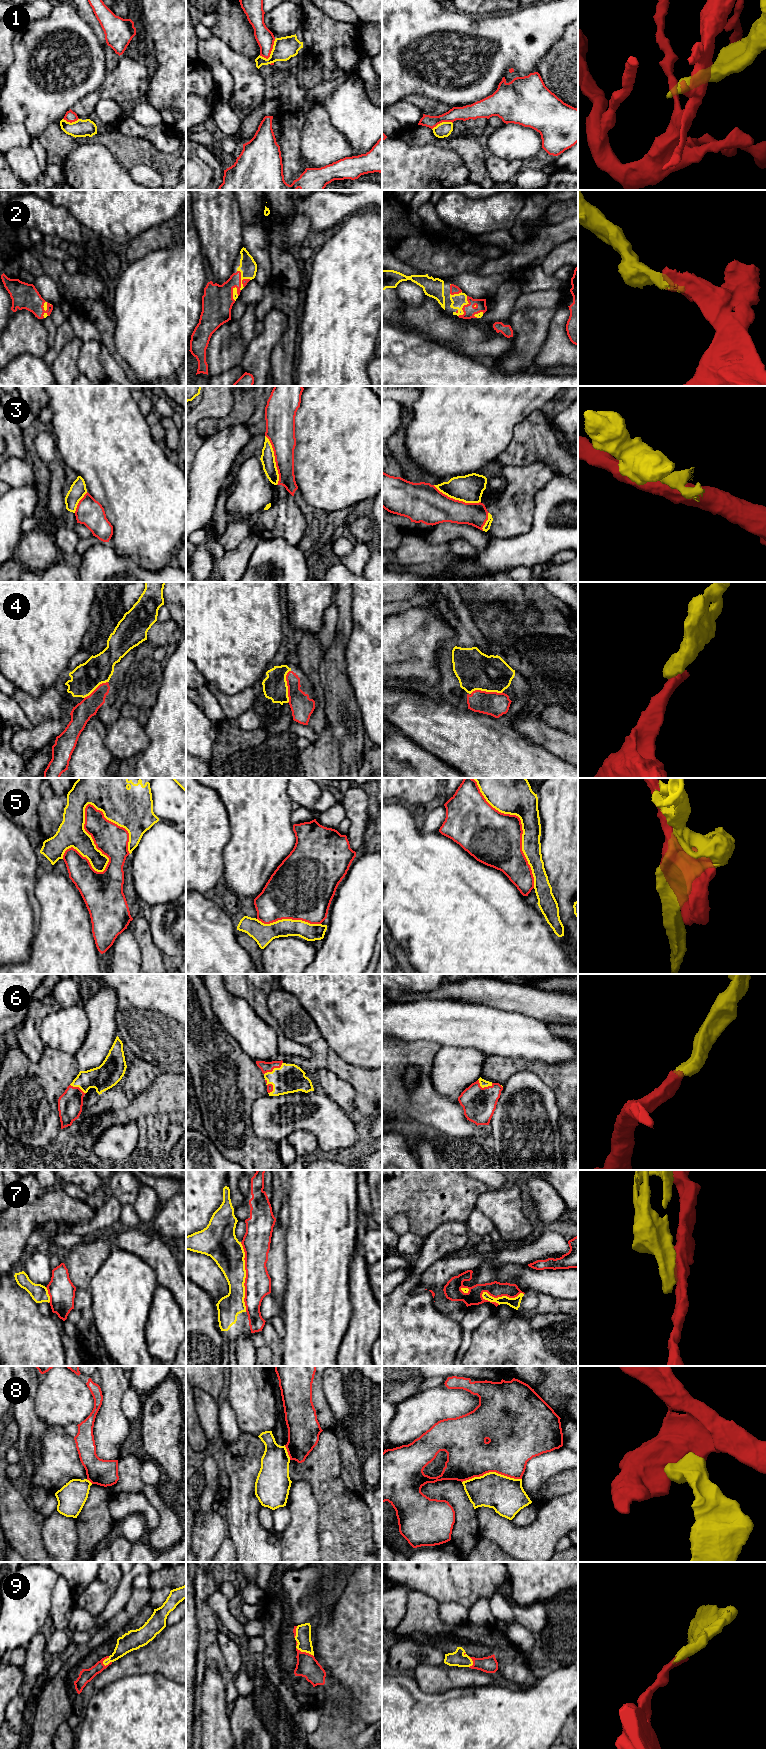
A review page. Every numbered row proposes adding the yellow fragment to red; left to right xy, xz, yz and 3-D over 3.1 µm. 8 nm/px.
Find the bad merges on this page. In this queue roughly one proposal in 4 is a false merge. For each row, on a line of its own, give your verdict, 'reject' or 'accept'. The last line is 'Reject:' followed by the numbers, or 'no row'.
1: reject
2: accept
3: reject
4: reject
5: reject
6: accept
7: reject
8: reject
9: accept
Reject: 1, 3, 4, 5, 7, 8

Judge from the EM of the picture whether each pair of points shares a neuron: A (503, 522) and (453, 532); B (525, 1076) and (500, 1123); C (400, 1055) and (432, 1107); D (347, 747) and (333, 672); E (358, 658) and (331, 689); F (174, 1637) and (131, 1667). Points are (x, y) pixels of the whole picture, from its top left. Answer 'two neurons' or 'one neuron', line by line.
A: two neurons
B: one neuron
C: one neuron
D: one neuron
E: two neurons
F: one neuron

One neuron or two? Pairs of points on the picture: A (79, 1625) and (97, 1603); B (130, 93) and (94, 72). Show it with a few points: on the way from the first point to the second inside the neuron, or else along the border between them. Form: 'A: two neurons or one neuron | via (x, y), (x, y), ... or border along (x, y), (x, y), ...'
A: two neurons | border along (75, 1606), (87, 1610), (94, 1617)
B: two neurons | border along (107, 71), (103, 82), (87, 94)

